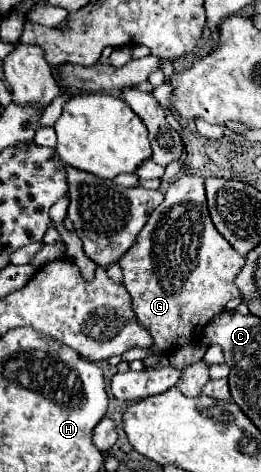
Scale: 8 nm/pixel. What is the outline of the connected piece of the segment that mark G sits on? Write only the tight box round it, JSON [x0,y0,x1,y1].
[120,176,244,348]

